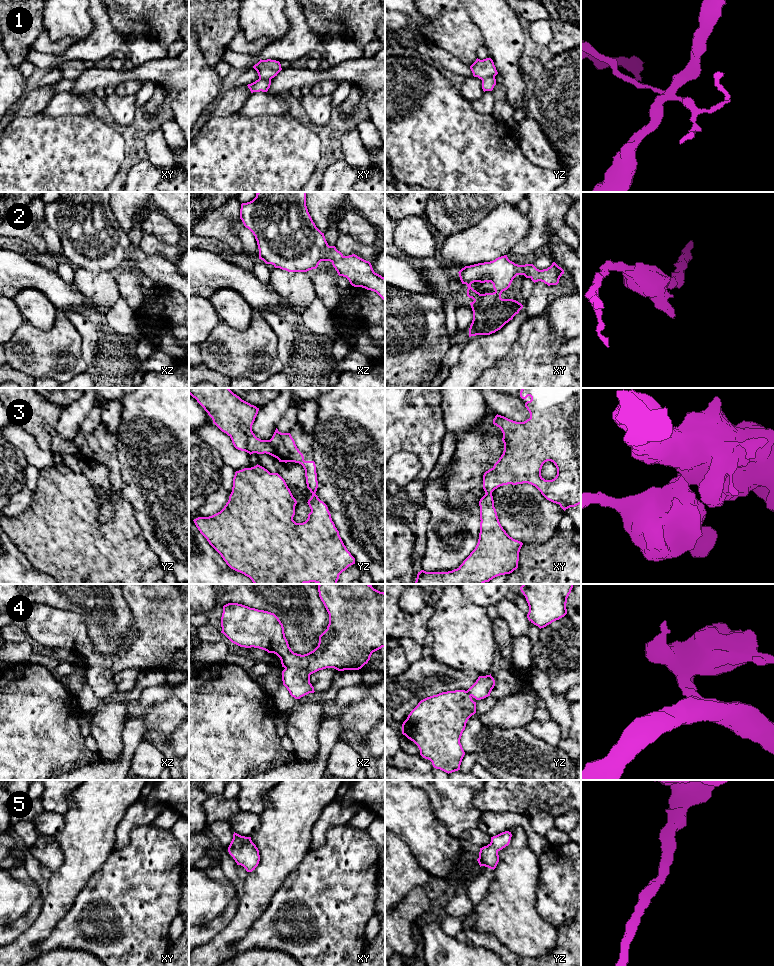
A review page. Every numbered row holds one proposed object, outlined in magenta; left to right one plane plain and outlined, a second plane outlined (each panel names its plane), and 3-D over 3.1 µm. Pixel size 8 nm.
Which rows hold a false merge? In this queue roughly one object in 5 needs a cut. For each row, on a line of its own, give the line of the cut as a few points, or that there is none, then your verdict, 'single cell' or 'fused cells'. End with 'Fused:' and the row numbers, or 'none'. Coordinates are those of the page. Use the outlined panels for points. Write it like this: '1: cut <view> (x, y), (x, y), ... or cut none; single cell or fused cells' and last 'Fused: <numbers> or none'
1: cut yz (494, 76), (488, 76), (482, 80); fused cells
2: cut none; single cell
3: cut xy (486, 493), (491, 494); fused cells
4: cut none; single cell
5: cut none; single cell
Fused: 1, 3

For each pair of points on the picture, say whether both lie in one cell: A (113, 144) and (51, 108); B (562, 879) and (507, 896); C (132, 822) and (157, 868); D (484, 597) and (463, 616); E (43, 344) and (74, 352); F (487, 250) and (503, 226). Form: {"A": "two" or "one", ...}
{"A": "two", "B": "two", "C": "two", "D": "two", "E": "one", "F": "one"}

